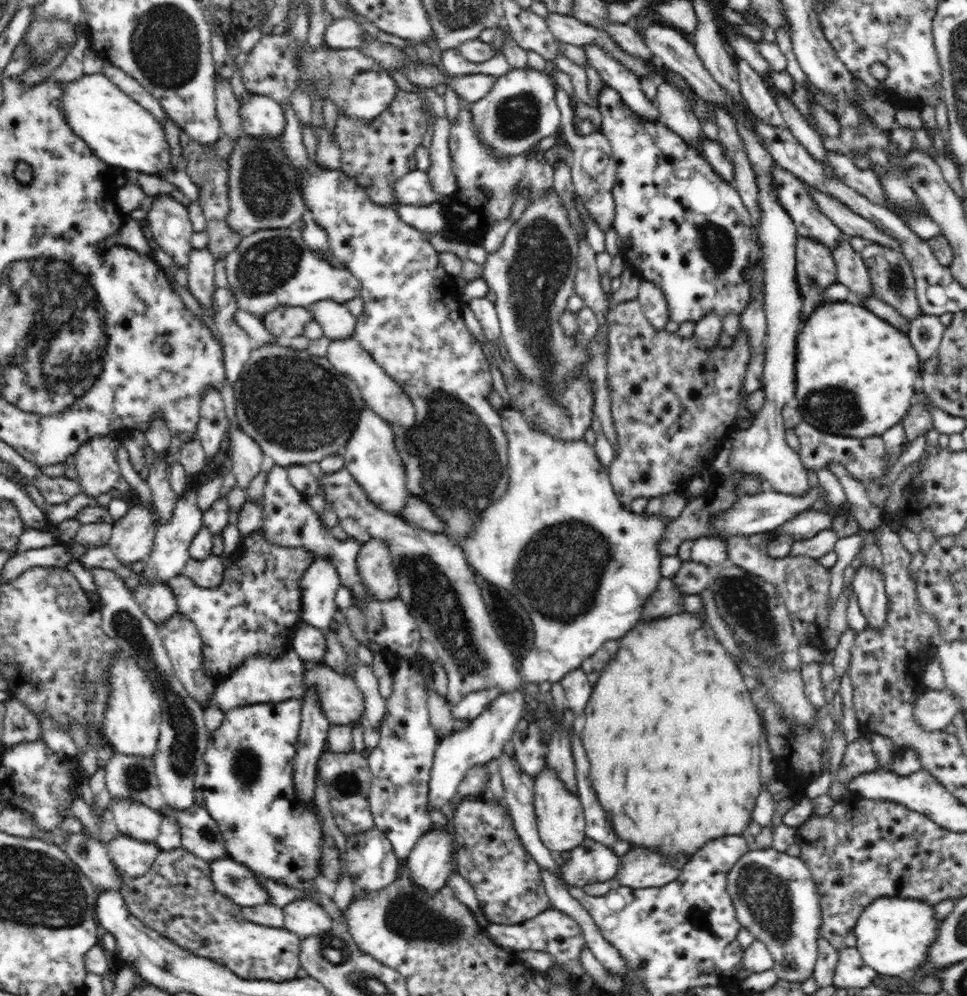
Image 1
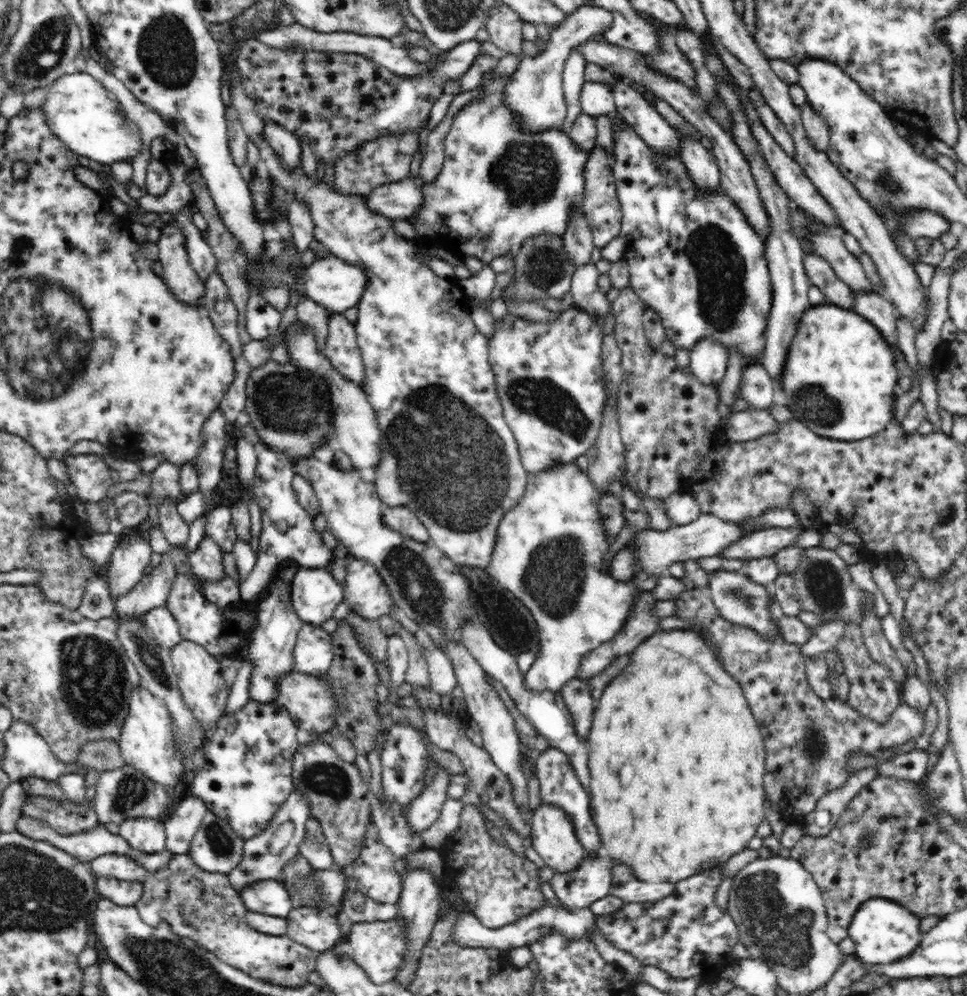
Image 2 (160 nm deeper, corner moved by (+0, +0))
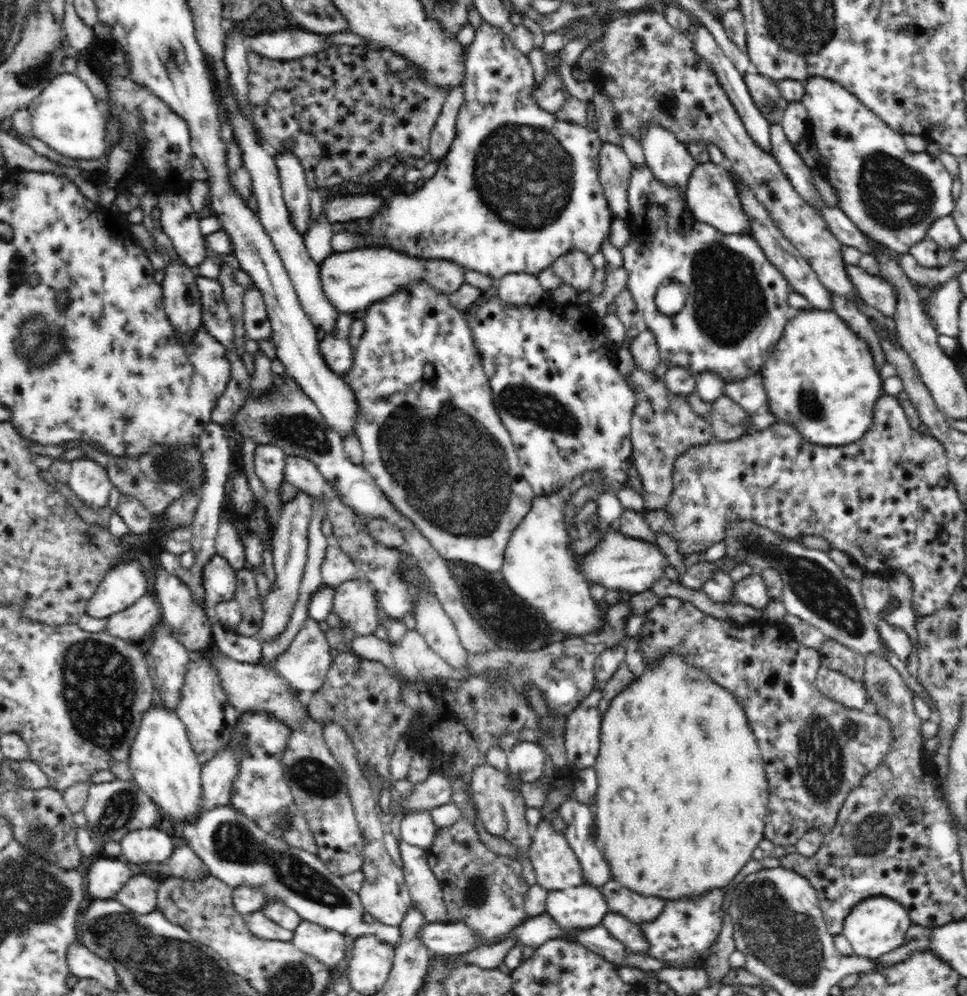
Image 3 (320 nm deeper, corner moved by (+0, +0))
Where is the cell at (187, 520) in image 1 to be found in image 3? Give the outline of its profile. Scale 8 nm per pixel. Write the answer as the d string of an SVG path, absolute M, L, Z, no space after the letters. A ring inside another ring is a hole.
M147 592L126 610L107 618L104 631L114 638L139 644L163 617L153 592Z

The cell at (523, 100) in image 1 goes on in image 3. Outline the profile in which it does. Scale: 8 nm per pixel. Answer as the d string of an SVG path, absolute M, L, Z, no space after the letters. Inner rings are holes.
M558 66L547 71L543 83L538 88L533 86L532 97L536 99L540 108L555 116L555 112L564 106L569 94L558 71Z

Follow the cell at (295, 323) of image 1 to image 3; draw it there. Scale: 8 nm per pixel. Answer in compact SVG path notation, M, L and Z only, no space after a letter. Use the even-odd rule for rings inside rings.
M246 288L243 298L245 335L255 341L266 340L273 334L263 295L256 288Z

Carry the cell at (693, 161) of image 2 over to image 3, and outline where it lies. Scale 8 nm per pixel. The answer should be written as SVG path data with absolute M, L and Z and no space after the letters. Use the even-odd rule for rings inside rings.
M711 161L700 164L696 162L692 176L688 180L685 194L687 206L696 220L717 228L722 234L752 234L750 217L744 213L744 207L738 197L738 187L727 165L716 165Z

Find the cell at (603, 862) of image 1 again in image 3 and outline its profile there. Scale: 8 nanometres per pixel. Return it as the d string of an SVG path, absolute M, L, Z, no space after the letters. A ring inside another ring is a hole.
M585 882L576 888L549 891L545 906L545 912L565 932L602 925L608 911L601 889Z

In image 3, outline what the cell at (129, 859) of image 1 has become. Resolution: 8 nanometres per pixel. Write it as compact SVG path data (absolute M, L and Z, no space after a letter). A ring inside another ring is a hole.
M103 855L86 862L86 893L91 900L112 900L118 890L133 878L125 860Z

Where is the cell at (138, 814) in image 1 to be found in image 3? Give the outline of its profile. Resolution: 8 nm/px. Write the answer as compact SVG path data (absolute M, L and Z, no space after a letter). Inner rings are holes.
M158 826L132 830L121 840L121 858L130 864L162 865L172 856L172 838Z

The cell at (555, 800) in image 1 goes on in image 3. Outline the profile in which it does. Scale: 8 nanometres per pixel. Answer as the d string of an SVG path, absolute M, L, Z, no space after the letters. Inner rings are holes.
M551 817L540 820L534 836L531 837L532 844L529 846L528 856L530 856L530 862L534 867L536 882L548 891L576 888L576 886L585 882L582 877L583 871L578 856L570 848L565 835L553 829L552 821Z

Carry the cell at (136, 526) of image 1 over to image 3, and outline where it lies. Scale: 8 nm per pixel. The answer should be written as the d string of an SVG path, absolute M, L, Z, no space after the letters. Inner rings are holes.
M138 559L122 560L114 565L97 586L97 591L90 598L89 603L85 606L85 613L94 618L108 618L122 610L126 610L128 606L132 606L136 600L147 594L148 580L142 567L142 563Z

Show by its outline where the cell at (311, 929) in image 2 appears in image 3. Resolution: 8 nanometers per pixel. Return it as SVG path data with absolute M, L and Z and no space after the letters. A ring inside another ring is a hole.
M300 920L293 932L292 942L307 955L313 956L331 970L339 966L345 956L344 935L326 930L313 922Z

